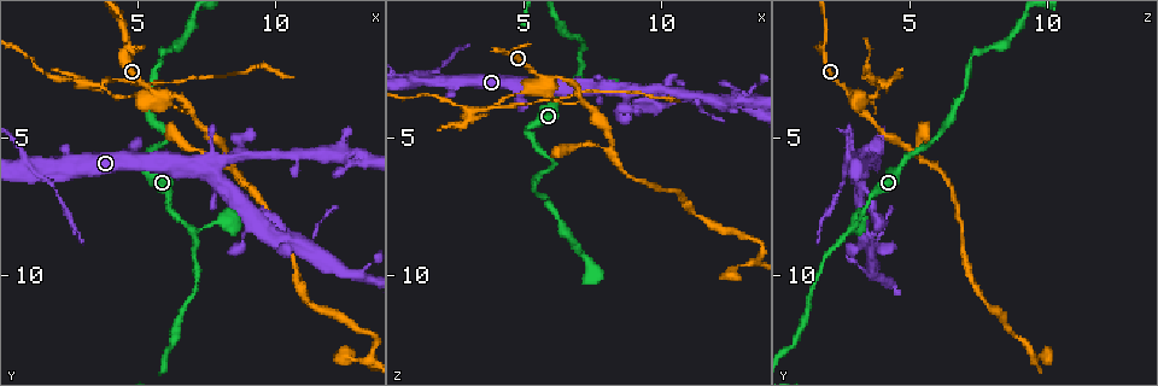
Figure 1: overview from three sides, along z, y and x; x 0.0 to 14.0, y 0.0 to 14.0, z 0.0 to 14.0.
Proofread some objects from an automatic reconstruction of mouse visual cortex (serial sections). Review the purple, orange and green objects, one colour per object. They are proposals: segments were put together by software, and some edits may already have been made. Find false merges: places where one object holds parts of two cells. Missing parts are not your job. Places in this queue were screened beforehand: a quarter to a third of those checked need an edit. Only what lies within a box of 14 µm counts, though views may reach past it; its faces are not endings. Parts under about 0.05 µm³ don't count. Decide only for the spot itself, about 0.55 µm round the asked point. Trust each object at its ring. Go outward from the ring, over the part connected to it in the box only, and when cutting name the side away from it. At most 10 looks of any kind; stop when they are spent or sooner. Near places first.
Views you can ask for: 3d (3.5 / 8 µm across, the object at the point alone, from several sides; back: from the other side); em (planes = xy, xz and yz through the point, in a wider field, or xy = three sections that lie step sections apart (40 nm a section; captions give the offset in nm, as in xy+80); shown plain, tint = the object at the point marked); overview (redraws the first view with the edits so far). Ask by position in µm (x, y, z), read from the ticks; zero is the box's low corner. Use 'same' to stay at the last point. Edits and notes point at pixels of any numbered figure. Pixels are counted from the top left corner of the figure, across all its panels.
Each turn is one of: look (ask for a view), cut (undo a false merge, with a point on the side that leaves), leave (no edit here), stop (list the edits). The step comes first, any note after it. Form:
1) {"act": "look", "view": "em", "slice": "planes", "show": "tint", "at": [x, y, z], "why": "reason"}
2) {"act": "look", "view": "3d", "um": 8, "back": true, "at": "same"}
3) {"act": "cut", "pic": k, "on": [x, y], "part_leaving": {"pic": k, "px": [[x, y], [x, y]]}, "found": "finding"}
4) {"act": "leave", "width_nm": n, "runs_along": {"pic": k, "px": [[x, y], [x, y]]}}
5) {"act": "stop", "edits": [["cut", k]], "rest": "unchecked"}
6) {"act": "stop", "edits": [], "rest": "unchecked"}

{"act": "look", "view": "3d", "um": 3.5, "at": [1.7, 6.2, 3.0], "why": "branch point"}

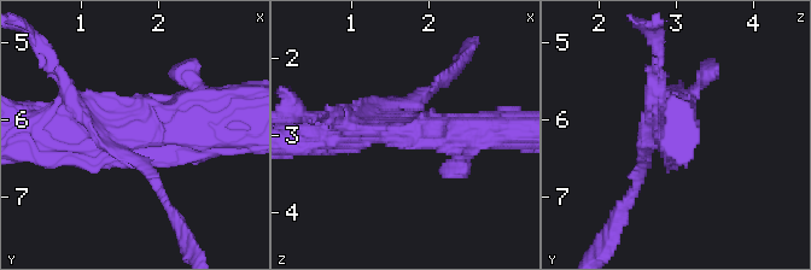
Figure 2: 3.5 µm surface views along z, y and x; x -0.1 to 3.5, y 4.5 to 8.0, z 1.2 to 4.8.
{"act": "look", "view": "em", "slice": "xy", "step": 3, "show": "tint", "at": [1.65, 6.20, 2.85], "arms": 3, "arm_widths_nm": [150, 450, 500]}

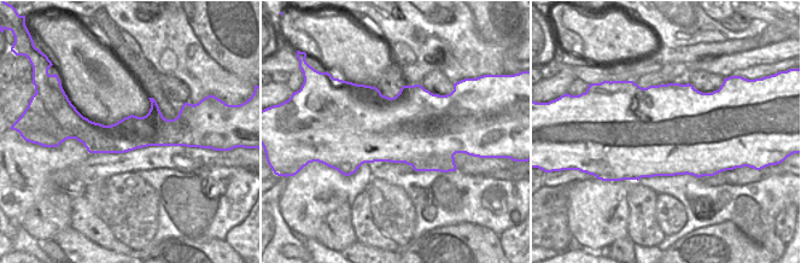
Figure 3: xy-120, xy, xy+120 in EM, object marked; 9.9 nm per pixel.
{"act": "cut", "pic": 2, "on": [156, 186], "found": "a second cell is stuck on"}

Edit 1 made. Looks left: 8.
{"act": "look", "view": "3d", "um": 3.5, "at": [5.8, 3.5, 2.9], "why": "three-way junction"}

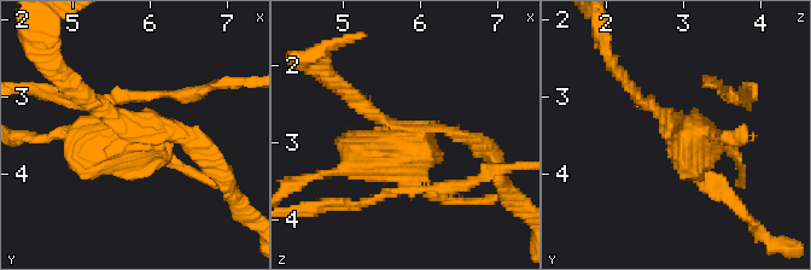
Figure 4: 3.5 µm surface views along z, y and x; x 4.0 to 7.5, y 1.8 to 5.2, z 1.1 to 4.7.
{"act": "look", "view": "em", "slice": "xy", "step": 1, "show": "tint", "at": [5.90, 3.50, 2.90], "why": "now the EM"}

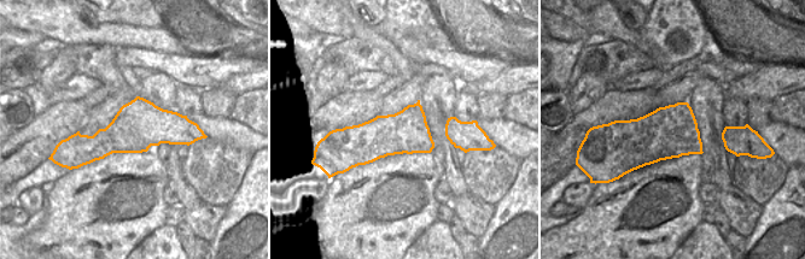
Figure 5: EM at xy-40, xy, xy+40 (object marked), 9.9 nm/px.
{"act": "cut", "pic": 4, "on": [377, 168], "found": "a second cell is stuck on"}

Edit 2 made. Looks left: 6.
{"act": "look", "view": "overview"}

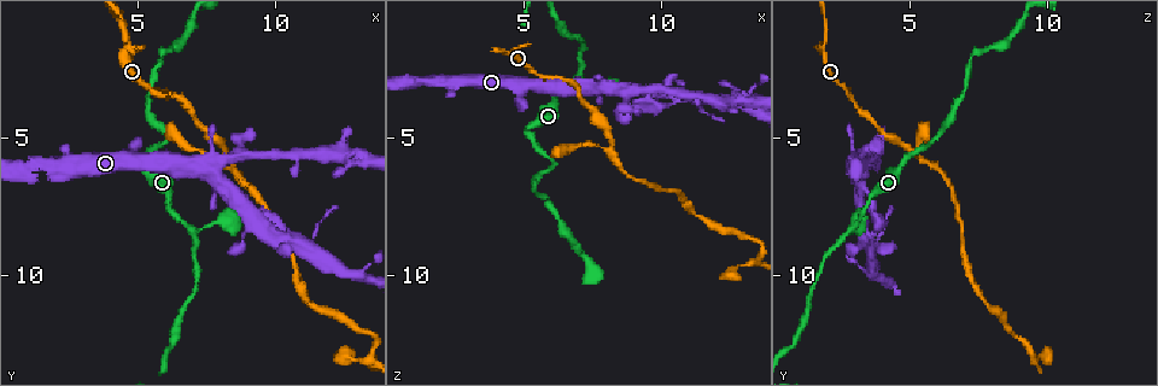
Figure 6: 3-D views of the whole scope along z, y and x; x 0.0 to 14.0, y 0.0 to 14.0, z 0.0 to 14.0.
{"act": "look", "view": "3d", "um": 3.5, "at": [12.2, 5.7, 3.7], "why": "a fork"}

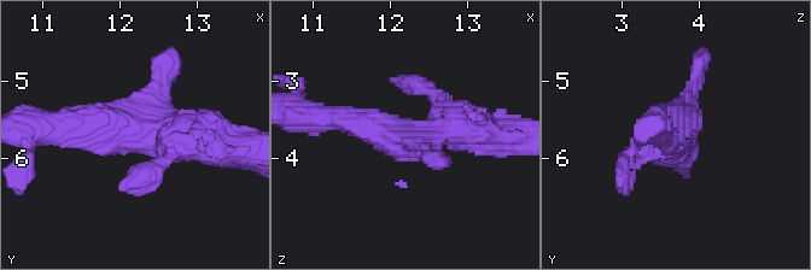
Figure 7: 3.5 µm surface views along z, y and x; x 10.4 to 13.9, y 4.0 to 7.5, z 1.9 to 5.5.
{"act": "look", "view": "em", "slice": "xy", "step": 3, "show": "tint", "at": [12.20, 5.60, 3.75], "why": "shape alone is not enough"}

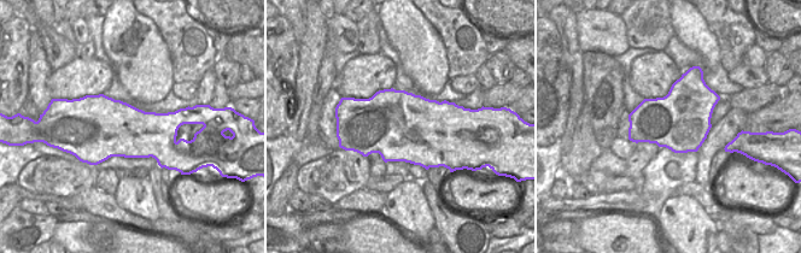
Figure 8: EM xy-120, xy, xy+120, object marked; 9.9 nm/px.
{"act": "leave", "runs_along": {"pic": 7, "px": [[325, 119], [398, 138], [480, 138]]}, "found": "all the same cell"}

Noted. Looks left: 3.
{"act": "look", "view": "3d", "um": 3.5, "at": [8.2, 5.7, 5.5], "why": "branch point"}

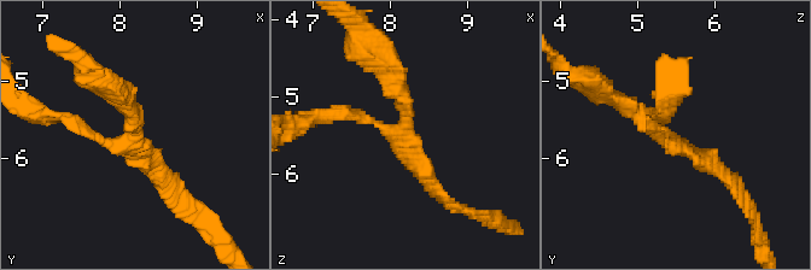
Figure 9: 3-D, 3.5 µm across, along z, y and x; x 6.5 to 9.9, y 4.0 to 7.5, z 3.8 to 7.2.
{"act": "look", "view": "em", "slice": "planes", "show": "tint", "at": [8.15, 5.80, 5.45], "arms": 3, "arm_widths_nm": [150, 200, 250], "why": "now the EM"}

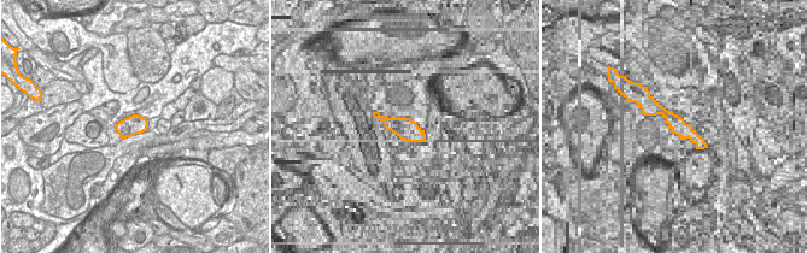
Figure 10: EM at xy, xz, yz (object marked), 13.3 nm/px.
{"act": "leave", "runs_along": {"pic": 9, "px": [[611, 97], [716, 163], [731, 182]]}, "found": "all the same cell"}

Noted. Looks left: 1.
{"act": "stop", "edits": [["cut", 2], ["cut", 4]], "rest": "unchecked"}

